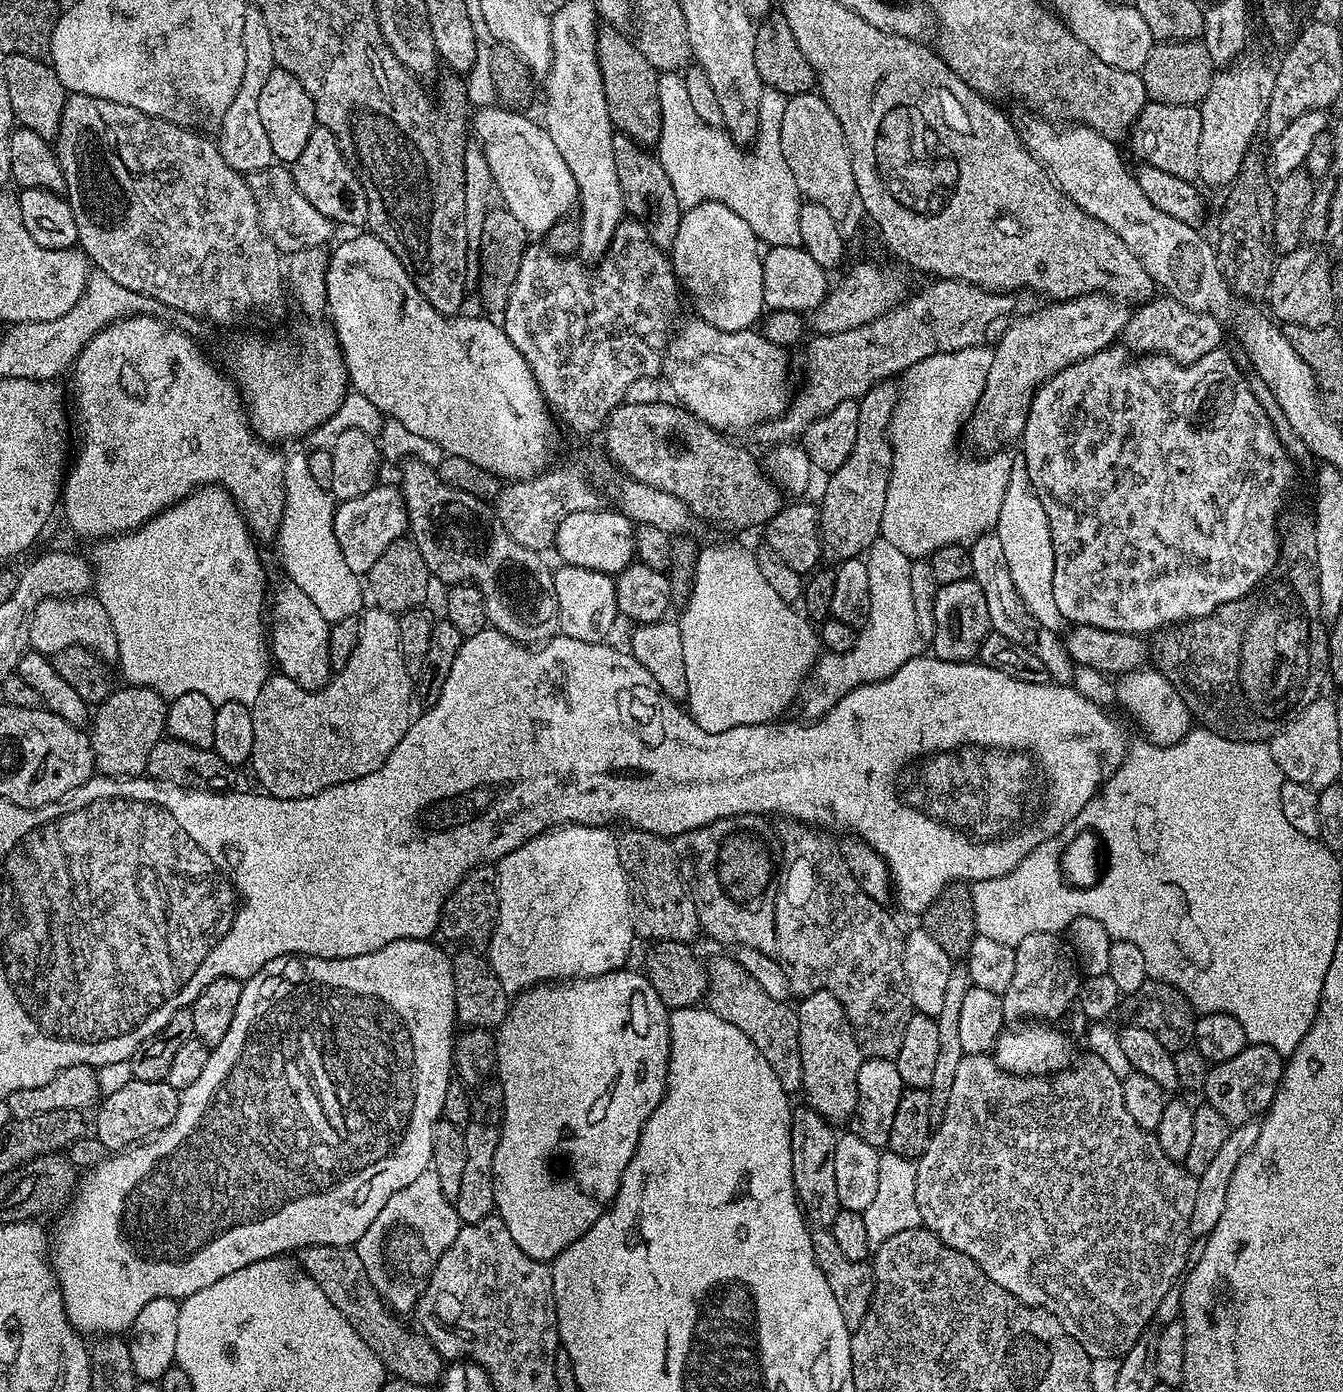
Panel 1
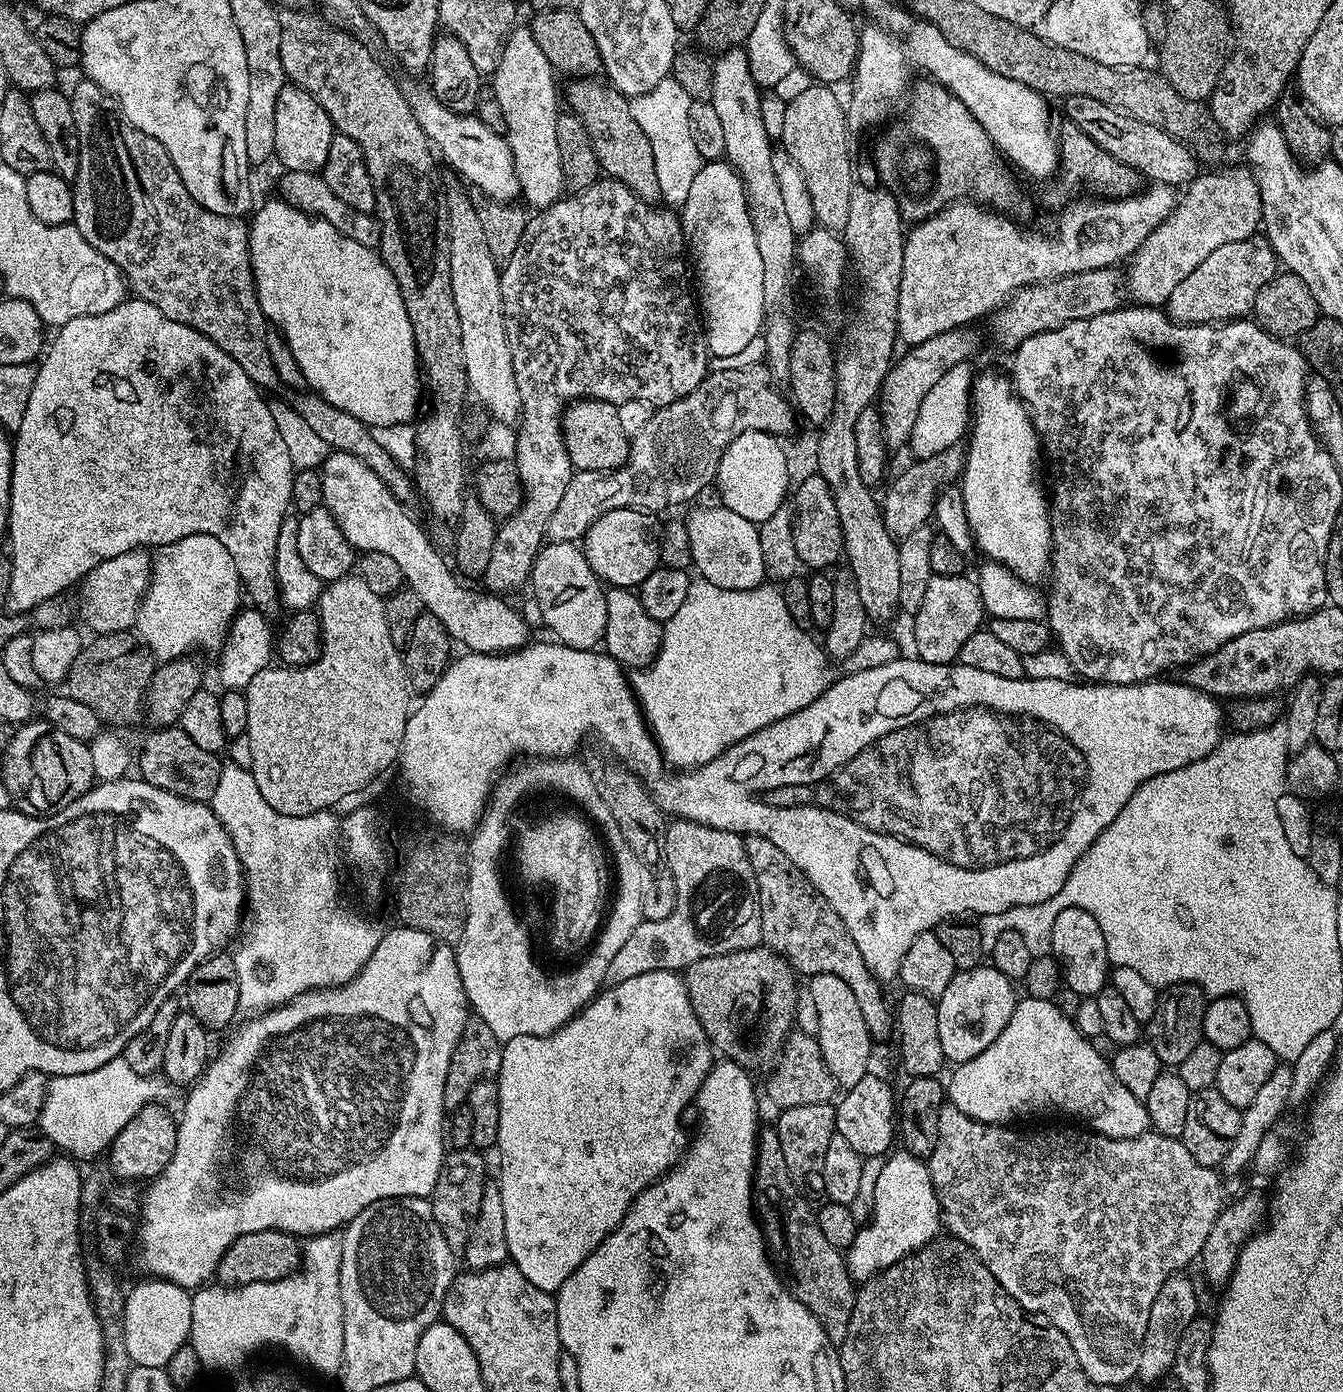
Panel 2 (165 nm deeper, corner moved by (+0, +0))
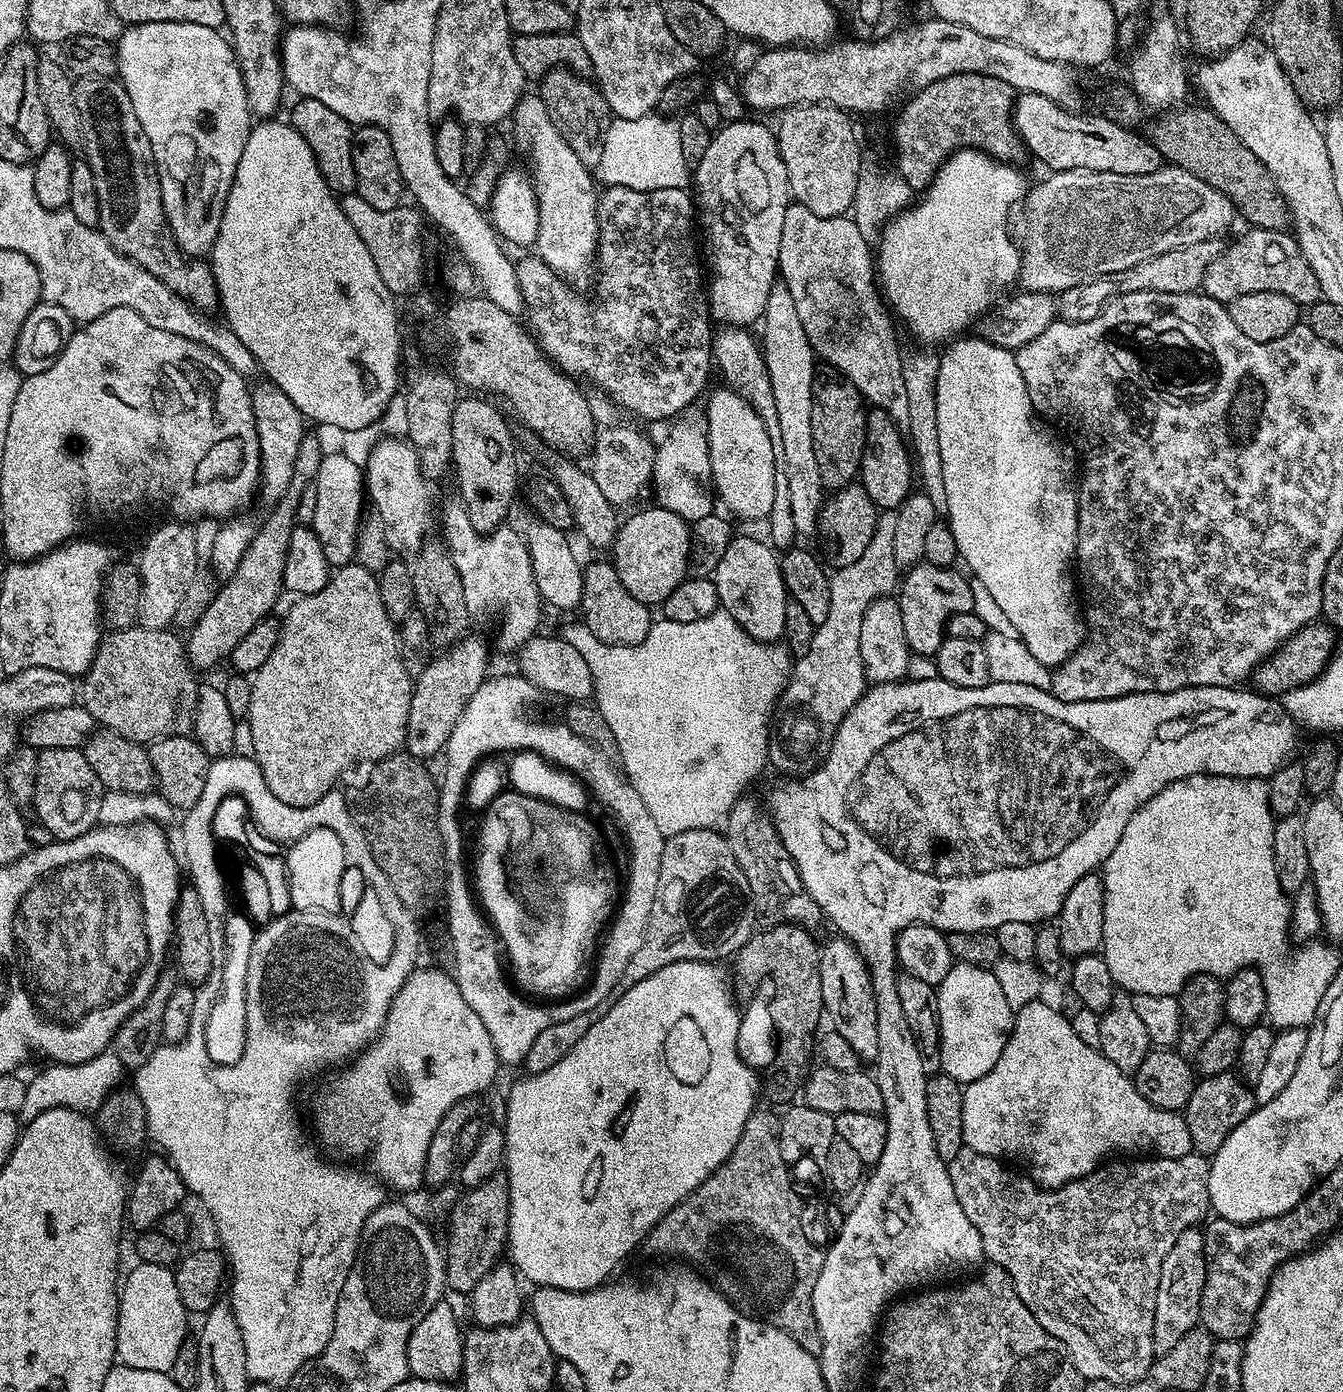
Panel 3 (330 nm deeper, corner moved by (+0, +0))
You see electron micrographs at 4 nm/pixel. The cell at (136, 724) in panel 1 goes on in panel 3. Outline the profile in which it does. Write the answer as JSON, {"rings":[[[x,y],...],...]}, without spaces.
{"rings":[[[306,432],[298,446],[297,461],[294,462],[293,477],[290,478],[290,486],[286,486],[286,494],[271,505],[268,517],[259,523],[246,554],[242,554],[238,570],[234,570],[234,574],[223,581],[224,586],[205,606],[192,633],[186,636],[188,661],[193,669],[212,668],[219,660],[227,661],[234,646],[238,646],[238,642],[242,642],[242,638],[246,638],[246,634],[258,626],[258,622],[269,619],[271,612],[268,611],[279,602],[284,592],[286,554],[290,550],[290,534],[298,526],[298,502],[306,486],[313,483],[325,453],[319,438],[312,432]]]}

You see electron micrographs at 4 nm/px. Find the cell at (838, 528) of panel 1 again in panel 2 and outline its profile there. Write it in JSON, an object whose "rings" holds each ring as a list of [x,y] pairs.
{"rings":[[[965,326],[946,330],[942,334],[934,334],[934,338],[926,338],[926,342],[911,345],[904,357],[897,359],[888,369],[884,384],[880,387],[878,407],[882,426],[886,434],[889,449],[896,450],[909,443],[914,430],[914,422],[918,422],[918,410],[922,410],[922,402],[926,394],[954,366],[965,363],[980,348],[980,336],[975,332],[975,327]]]}

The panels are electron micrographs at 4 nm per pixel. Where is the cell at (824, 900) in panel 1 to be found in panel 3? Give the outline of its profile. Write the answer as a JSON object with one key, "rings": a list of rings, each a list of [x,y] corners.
{"rings":[[[741,798],[736,800],[722,824],[724,839],[730,846],[730,854],[743,870],[748,879],[750,908],[753,913],[765,916],[768,922],[787,922],[801,926],[812,926],[821,919],[820,908],[810,898],[802,886],[802,878],[789,858],[788,852],[780,841],[780,835],[765,805],[756,800]]]}

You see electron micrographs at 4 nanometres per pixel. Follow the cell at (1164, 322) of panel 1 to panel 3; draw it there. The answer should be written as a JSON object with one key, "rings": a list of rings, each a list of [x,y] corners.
{"rings":[[[1249,227],[1241,240],[1229,243],[1210,266],[1206,266],[1203,295],[1221,302],[1242,298],[1242,294],[1281,292],[1301,306],[1311,306],[1321,299],[1318,278],[1306,262],[1295,235],[1278,229]]]}

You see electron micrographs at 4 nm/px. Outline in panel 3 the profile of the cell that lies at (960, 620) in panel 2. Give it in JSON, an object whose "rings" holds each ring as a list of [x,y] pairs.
{"rings":[[[919,562],[903,573],[898,584],[898,599],[909,653],[935,657],[946,637],[948,619],[954,614],[972,611],[969,577],[963,571],[956,571],[955,567],[943,568]]]}

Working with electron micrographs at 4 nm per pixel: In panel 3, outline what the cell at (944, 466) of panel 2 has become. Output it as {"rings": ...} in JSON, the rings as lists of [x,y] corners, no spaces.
{"rings":[[[881,511],[876,521],[876,529],[872,531],[872,537],[866,550],[862,550],[860,557],[850,562],[850,566],[842,566],[831,573],[830,610],[826,614],[826,622],[815,625],[809,653],[795,661],[788,683],[785,684],[784,691],[780,693],[778,701],[780,721],[777,724],[775,721],[774,731],[768,742],[768,759],[771,767],[781,768],[784,772],[792,772],[788,774],[796,774],[801,771],[799,770],[800,764],[806,763],[807,760],[815,761],[832,743],[832,736],[836,732],[836,727],[842,722],[842,718],[846,718],[846,714],[866,691],[862,654],[860,653],[862,614],[866,614],[868,607],[880,596],[897,591],[898,569],[894,558],[895,518],[895,511]]]}

